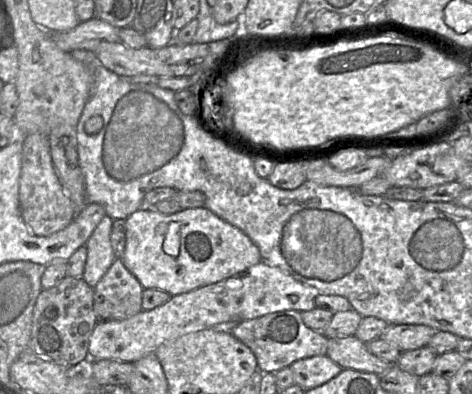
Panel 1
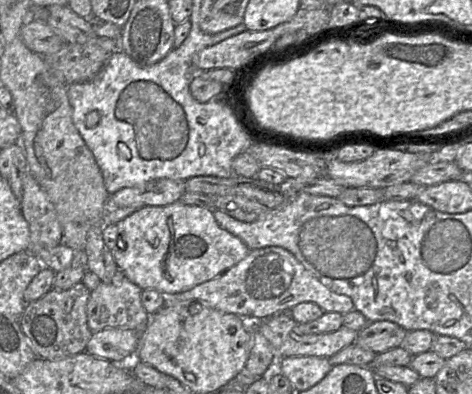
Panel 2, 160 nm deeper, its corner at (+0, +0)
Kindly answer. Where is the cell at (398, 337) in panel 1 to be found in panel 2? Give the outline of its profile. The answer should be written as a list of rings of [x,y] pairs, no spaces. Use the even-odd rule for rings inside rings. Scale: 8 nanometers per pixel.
[[[390,321],[369,322],[356,337],[355,344],[375,354],[399,347],[407,332],[404,328]]]

